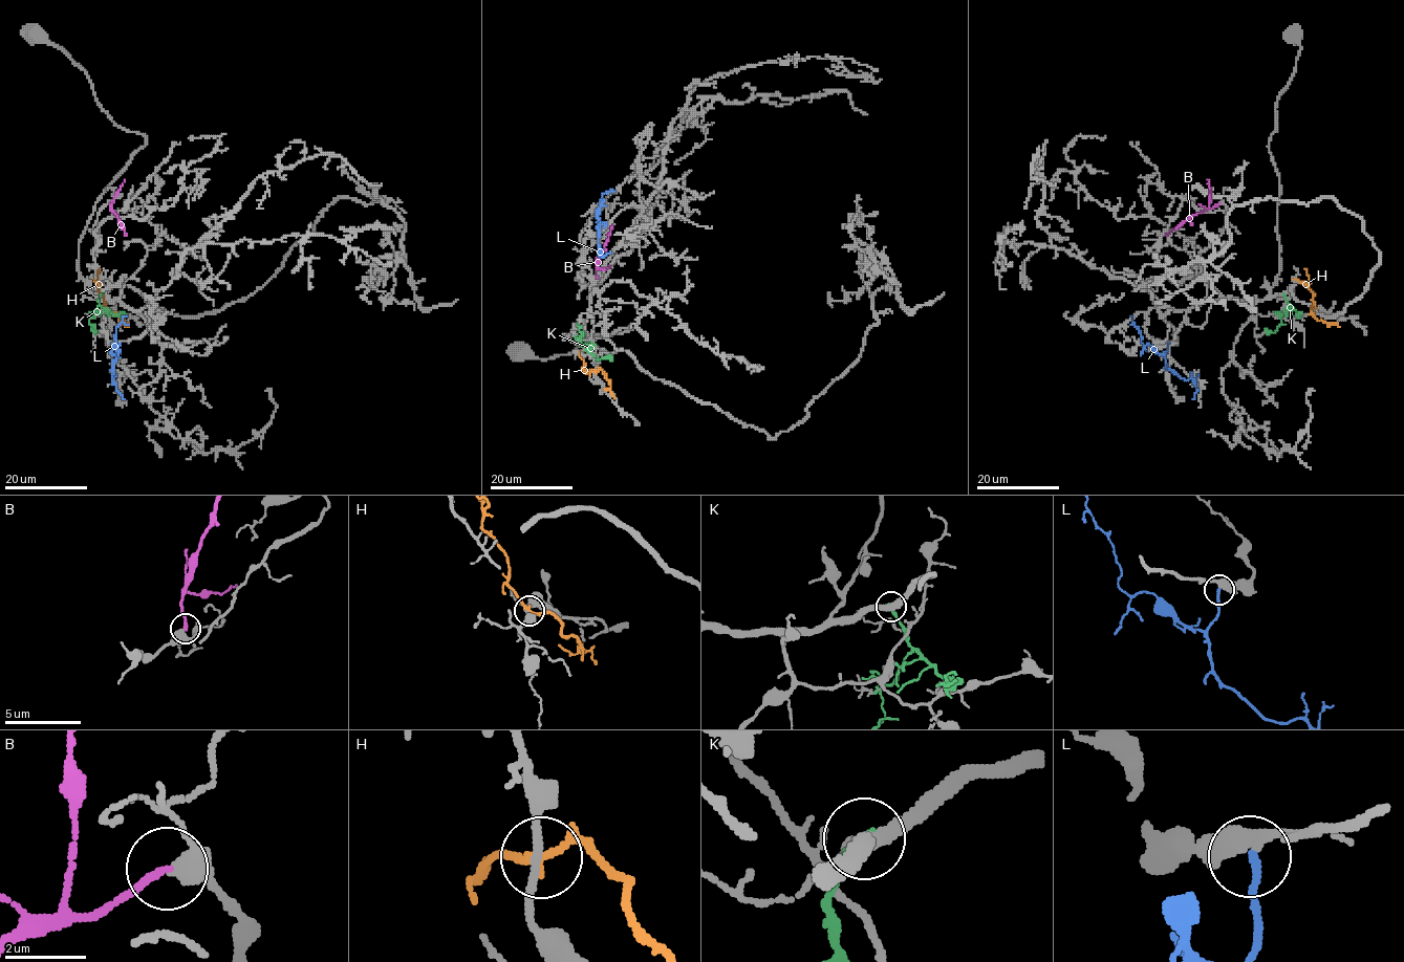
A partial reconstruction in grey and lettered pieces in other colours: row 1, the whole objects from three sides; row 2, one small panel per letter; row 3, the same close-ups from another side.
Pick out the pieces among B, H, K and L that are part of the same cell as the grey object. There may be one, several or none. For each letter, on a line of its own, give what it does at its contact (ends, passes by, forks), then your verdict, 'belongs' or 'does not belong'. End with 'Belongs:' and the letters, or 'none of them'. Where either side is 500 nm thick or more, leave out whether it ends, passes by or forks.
B: it ends; does not belong
H: it passes by; does not belong
K: it ends; does not belong
L: it ends; belongs
Belongs: L

